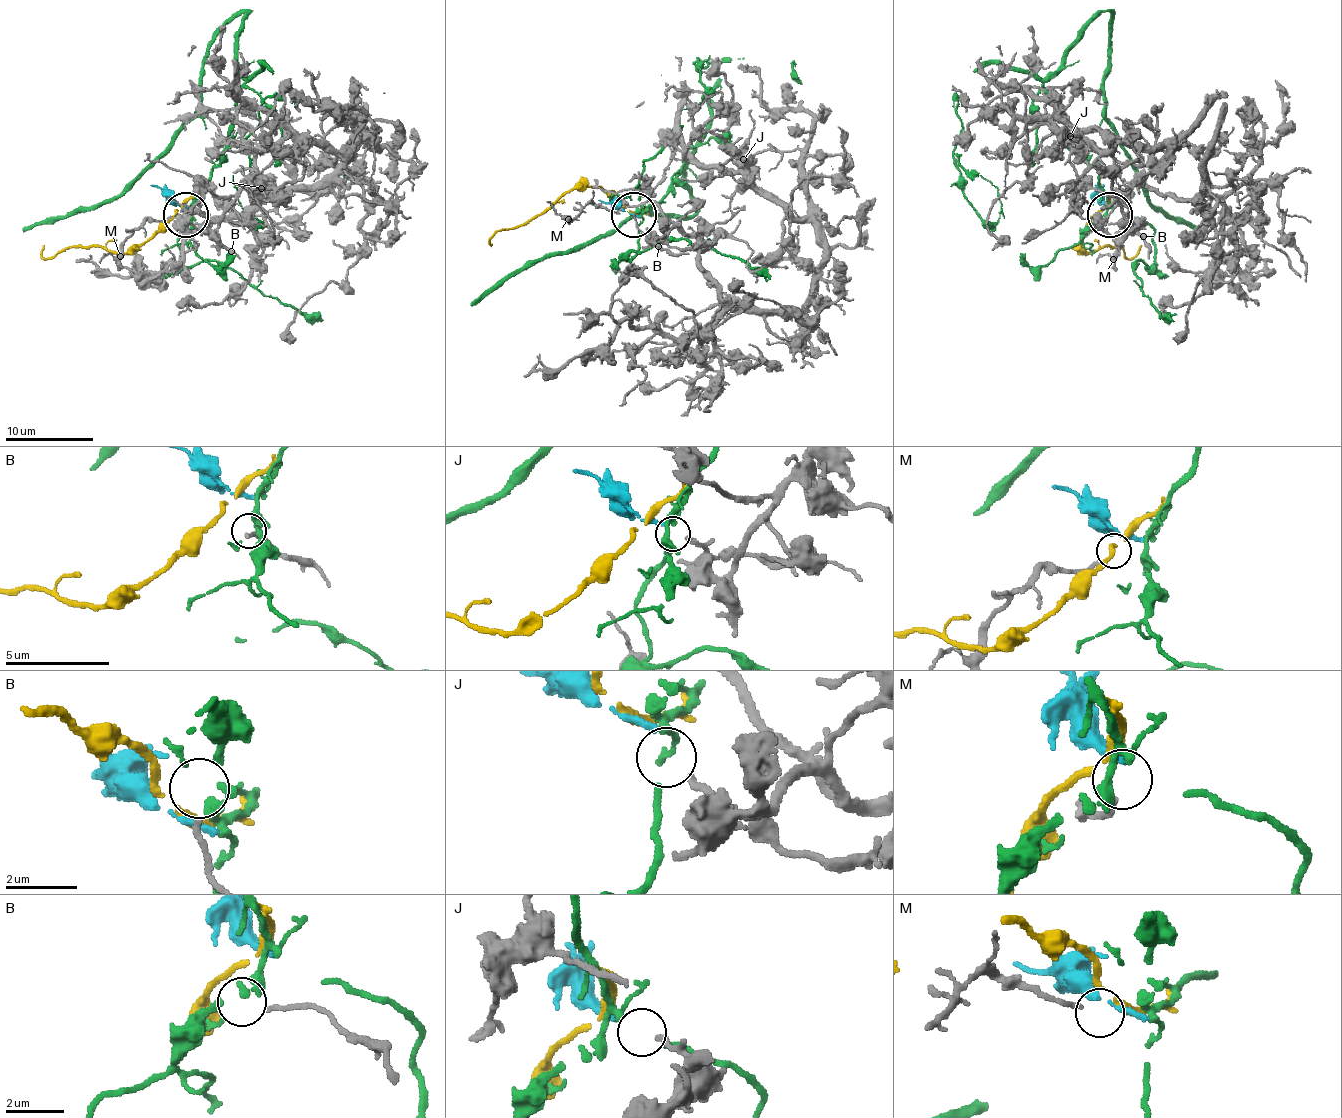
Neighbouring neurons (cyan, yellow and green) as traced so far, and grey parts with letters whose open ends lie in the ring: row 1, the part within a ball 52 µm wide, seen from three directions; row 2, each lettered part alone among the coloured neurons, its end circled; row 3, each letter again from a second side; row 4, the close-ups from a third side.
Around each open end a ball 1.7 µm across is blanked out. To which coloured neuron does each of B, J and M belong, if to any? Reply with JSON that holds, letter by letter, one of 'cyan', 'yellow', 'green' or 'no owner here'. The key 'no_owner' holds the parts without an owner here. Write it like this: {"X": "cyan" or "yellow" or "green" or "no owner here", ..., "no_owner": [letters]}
{"B": "no owner here", "J": "cyan", "M": "no owner here", "no_owner": ["B", "M"]}

